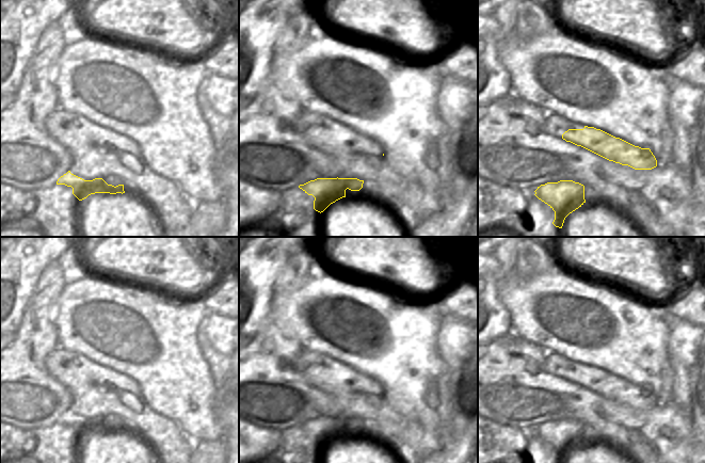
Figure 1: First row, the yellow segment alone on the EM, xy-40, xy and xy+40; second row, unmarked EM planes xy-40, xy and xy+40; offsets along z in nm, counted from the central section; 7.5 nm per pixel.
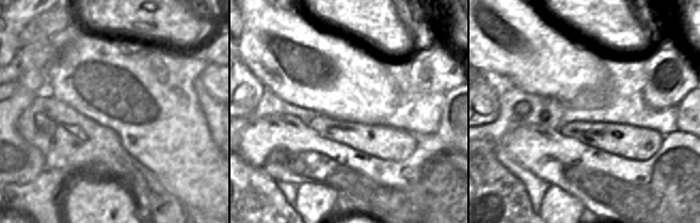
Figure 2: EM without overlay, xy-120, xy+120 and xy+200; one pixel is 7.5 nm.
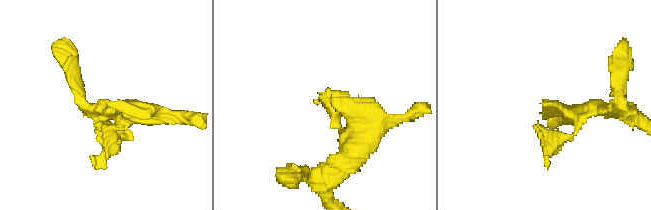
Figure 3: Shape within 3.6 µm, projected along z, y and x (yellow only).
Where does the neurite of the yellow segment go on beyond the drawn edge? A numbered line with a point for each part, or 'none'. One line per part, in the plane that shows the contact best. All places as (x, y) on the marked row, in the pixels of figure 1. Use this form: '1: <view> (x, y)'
1: xy-40 (97, 152)

